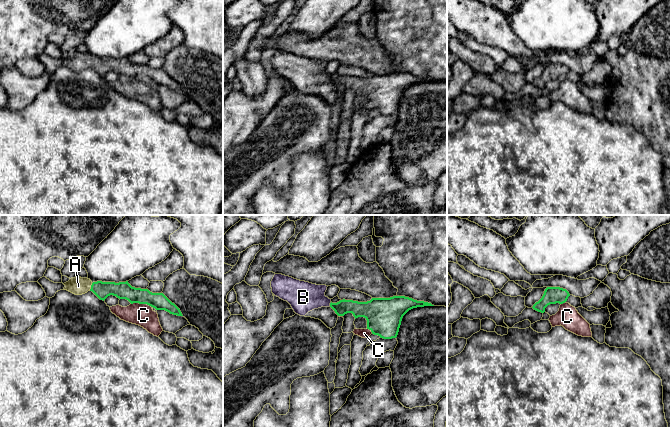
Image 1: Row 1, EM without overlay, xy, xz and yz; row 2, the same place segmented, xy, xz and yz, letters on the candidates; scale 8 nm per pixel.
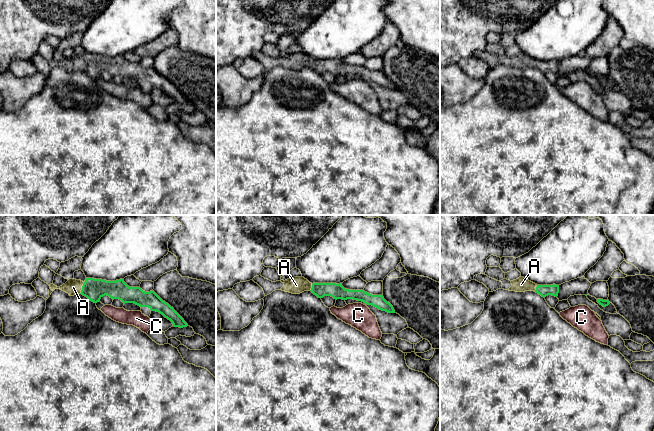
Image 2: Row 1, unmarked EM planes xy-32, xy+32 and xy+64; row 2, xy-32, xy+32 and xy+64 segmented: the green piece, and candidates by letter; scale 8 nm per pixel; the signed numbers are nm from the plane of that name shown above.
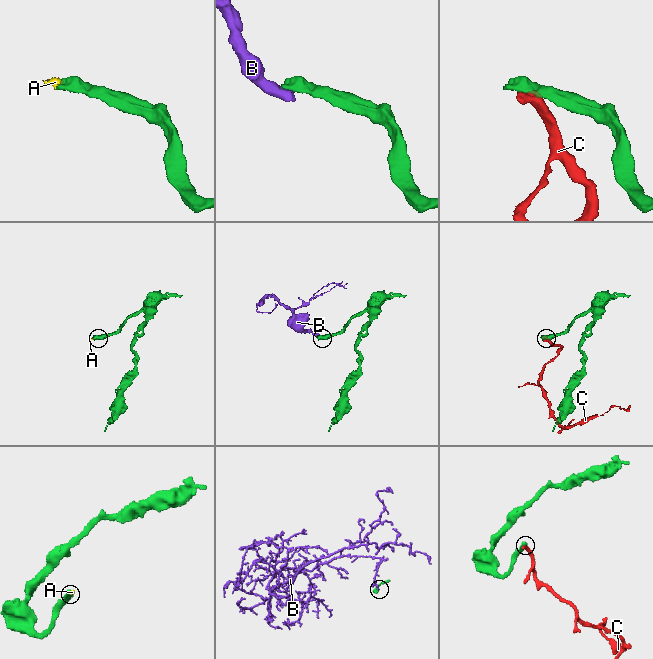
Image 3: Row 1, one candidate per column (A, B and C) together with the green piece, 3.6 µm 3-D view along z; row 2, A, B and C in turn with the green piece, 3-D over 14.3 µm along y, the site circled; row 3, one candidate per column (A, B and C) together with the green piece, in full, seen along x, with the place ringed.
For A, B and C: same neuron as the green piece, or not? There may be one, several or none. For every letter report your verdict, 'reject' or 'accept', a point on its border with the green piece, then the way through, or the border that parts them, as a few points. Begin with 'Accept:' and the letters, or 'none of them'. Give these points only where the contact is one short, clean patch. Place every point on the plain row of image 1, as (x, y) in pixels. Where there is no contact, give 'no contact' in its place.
Accept: A
A: accept | xy (91, 63)
B: reject | xz (330, 80) | along xz (331, 78), (329, 81)
C: reject | xy (141, 79) | along xy (131, 79), (146, 79), (151, 83)

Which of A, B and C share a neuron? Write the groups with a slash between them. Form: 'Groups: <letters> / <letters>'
Groups: A / B C

